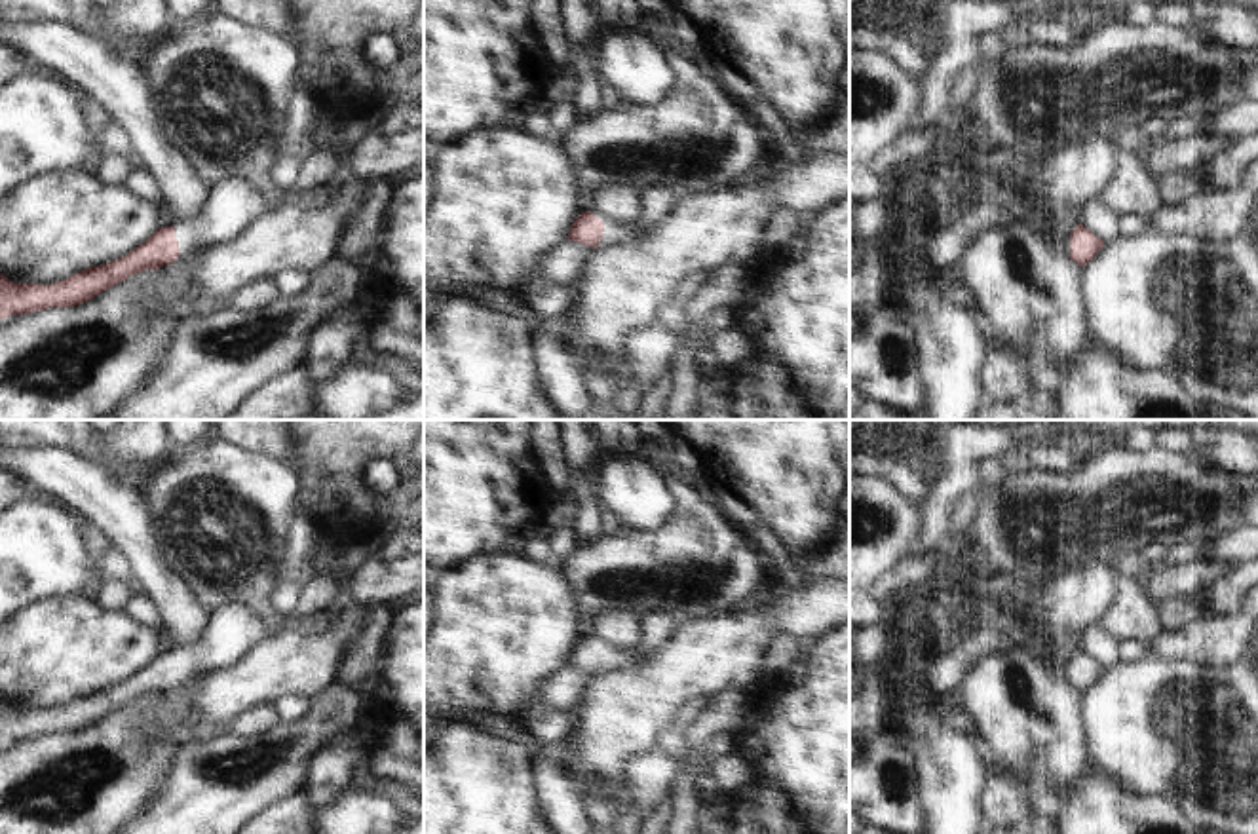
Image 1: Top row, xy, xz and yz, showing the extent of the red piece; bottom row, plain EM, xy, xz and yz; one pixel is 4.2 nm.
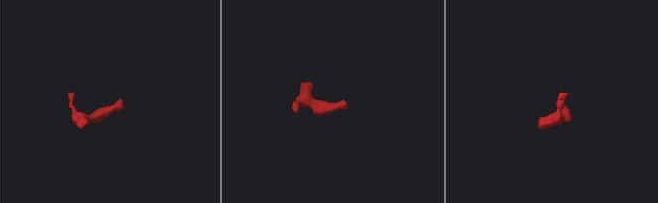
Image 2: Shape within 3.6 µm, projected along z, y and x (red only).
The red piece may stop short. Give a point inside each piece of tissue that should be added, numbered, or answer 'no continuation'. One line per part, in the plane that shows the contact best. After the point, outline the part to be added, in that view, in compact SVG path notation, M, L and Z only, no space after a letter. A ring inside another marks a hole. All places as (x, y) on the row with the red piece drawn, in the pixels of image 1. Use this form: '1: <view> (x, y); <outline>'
1: xy (232, 204); M222 179L190 220L175 224L179 251L205 251L230 243L266 211L260 192L245 179Z

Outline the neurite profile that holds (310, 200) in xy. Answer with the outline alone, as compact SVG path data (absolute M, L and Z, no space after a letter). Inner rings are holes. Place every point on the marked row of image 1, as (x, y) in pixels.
M317 186L314 190L302 190L293 194L291 199L298 209L315 211L323 209L331 201L333 194L329 186Z

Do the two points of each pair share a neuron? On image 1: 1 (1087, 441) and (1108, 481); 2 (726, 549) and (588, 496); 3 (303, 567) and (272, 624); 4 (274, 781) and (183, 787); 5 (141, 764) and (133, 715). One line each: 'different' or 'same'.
1: different
2: different
3: different
4: same
5: same

